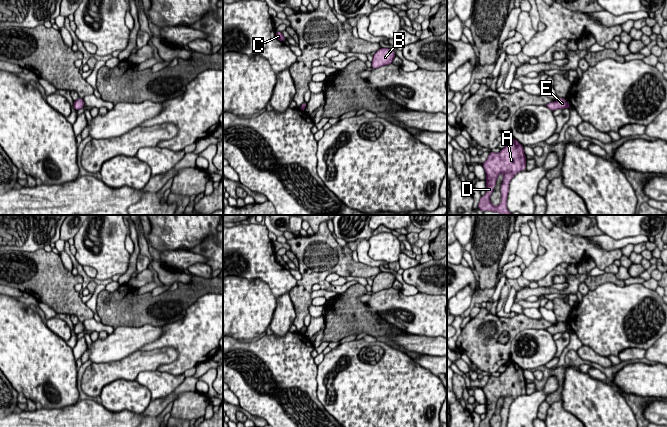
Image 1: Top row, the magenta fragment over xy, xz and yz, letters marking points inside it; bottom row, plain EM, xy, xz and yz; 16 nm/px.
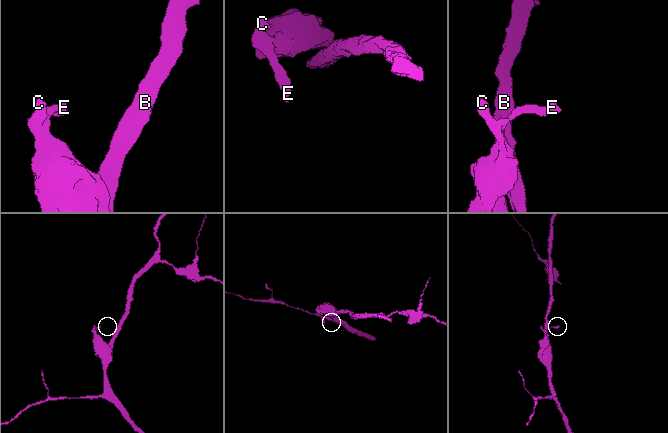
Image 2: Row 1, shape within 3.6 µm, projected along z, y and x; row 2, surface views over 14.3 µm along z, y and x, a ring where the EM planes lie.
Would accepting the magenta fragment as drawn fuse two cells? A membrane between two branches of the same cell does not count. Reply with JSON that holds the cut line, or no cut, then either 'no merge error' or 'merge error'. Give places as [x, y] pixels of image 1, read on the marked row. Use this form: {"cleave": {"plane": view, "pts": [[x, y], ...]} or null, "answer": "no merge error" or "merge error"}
{"cleave": null, "answer": "no merge error"}

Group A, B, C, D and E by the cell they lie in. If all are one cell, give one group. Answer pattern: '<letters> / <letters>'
A B C D E

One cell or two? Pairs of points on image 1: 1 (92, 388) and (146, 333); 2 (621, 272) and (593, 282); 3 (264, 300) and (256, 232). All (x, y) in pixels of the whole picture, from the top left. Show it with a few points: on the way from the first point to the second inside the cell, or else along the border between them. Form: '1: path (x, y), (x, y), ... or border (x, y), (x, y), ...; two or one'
1: border (138, 350), (117, 360), (98, 363); two
2: border (605, 271), (612, 272), (625, 284); two
3: border (239, 276), (249, 280), (261, 279), (276, 297); two

